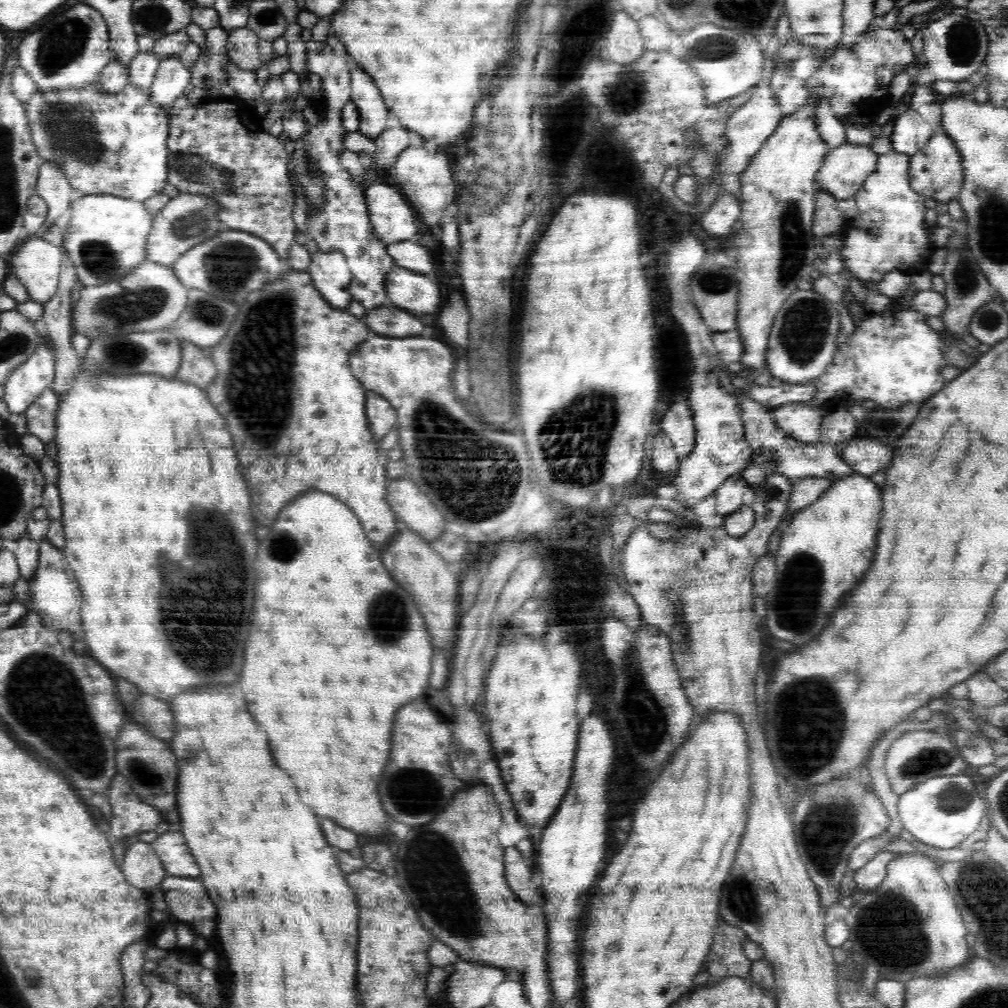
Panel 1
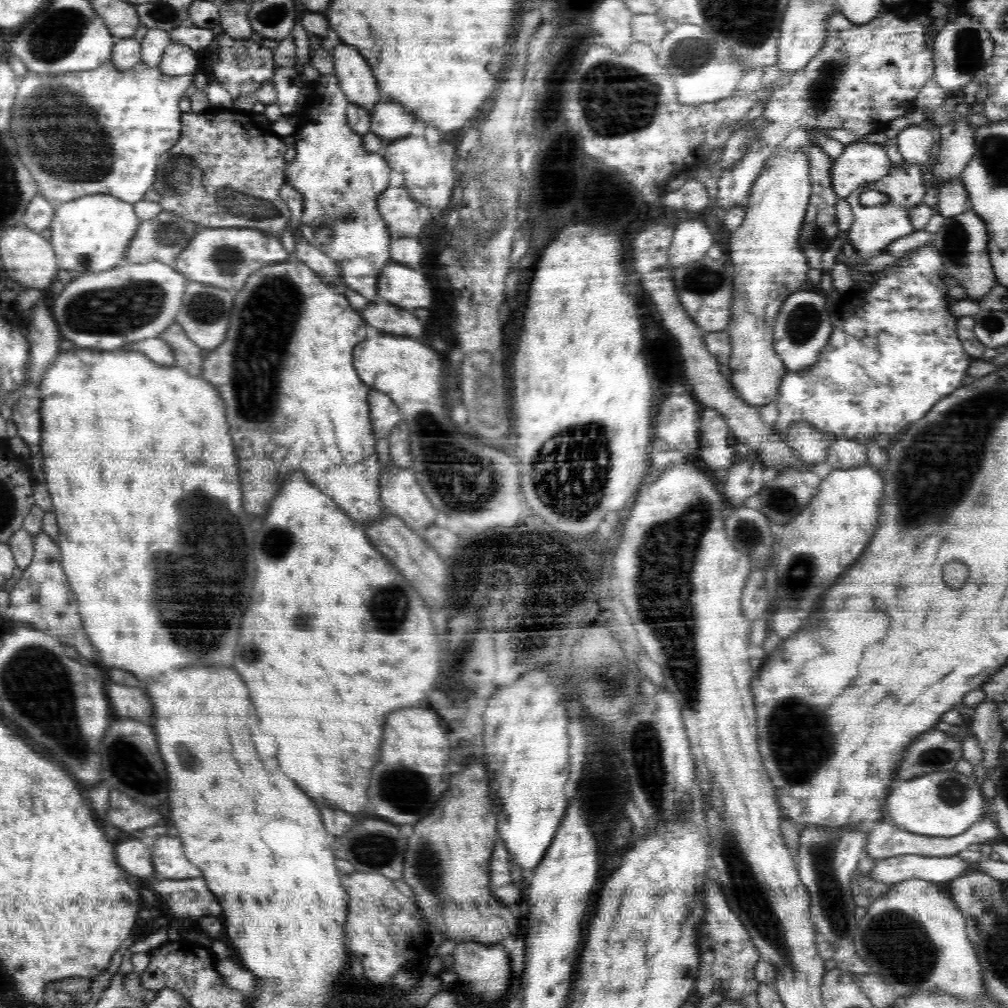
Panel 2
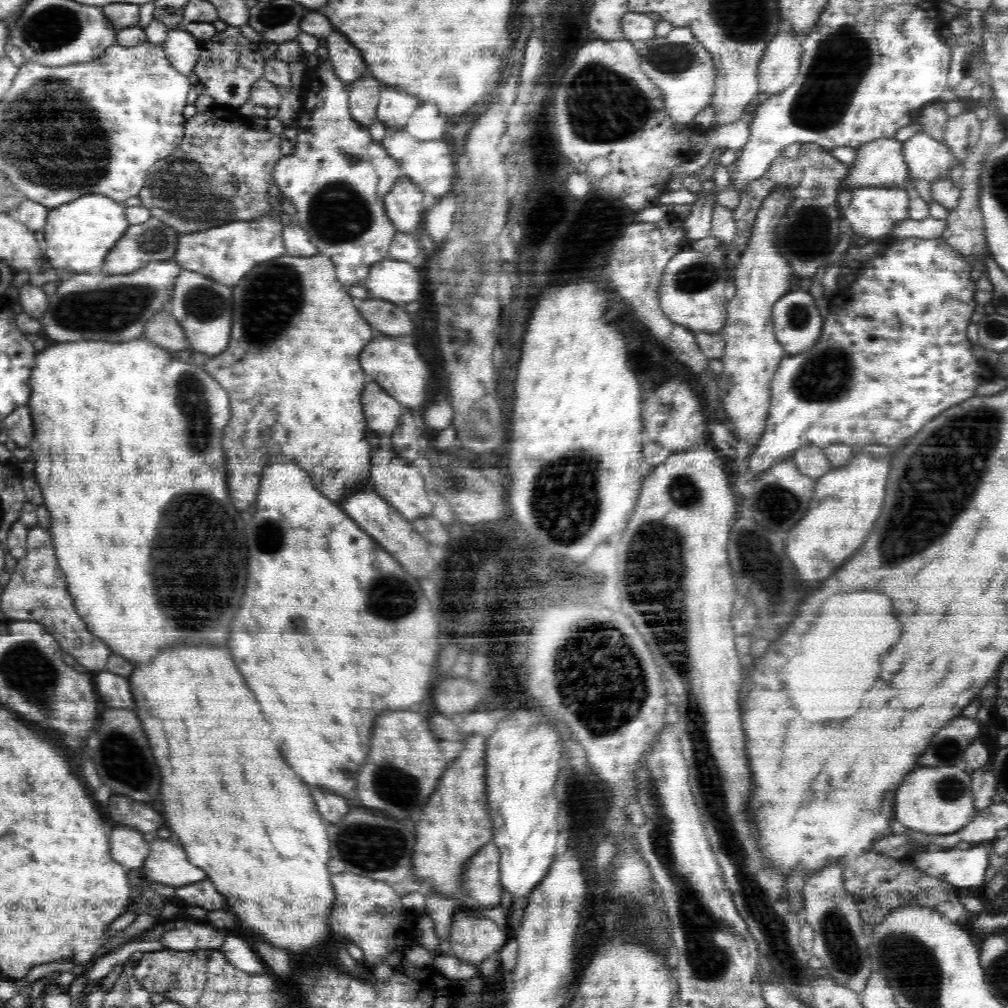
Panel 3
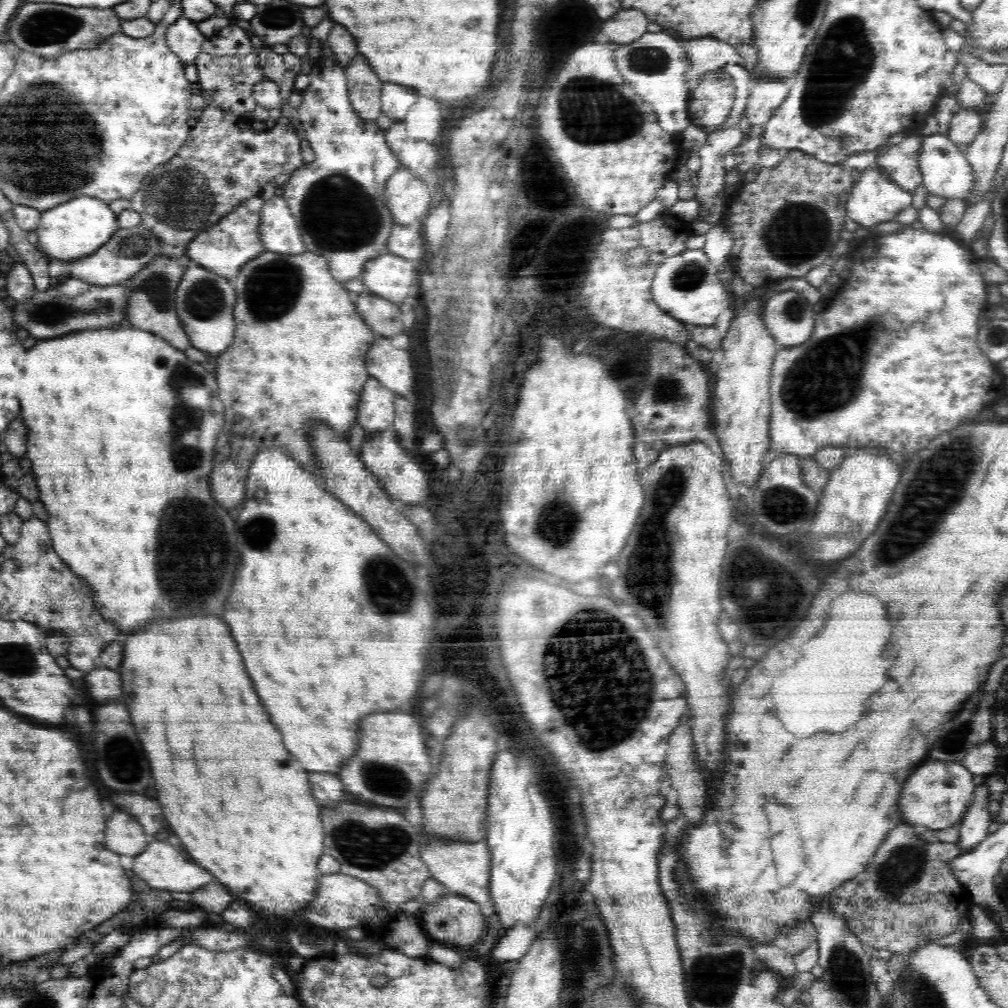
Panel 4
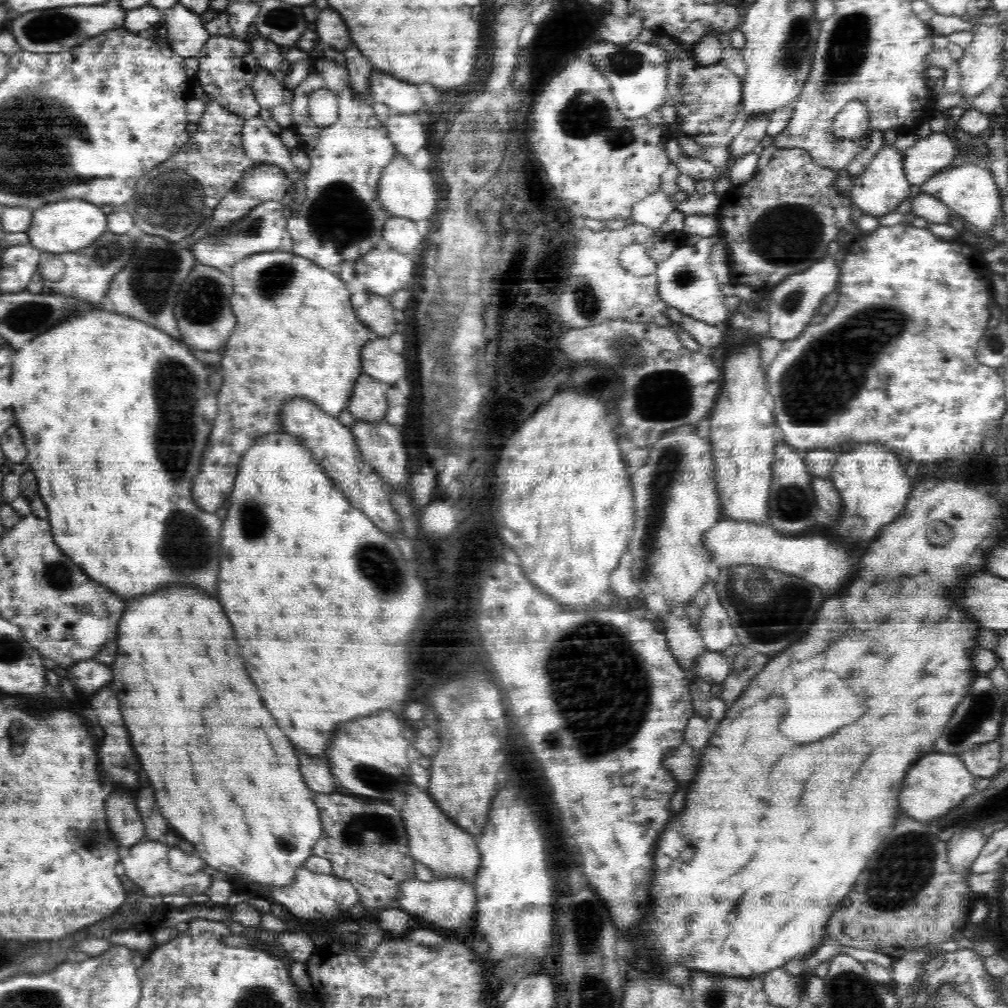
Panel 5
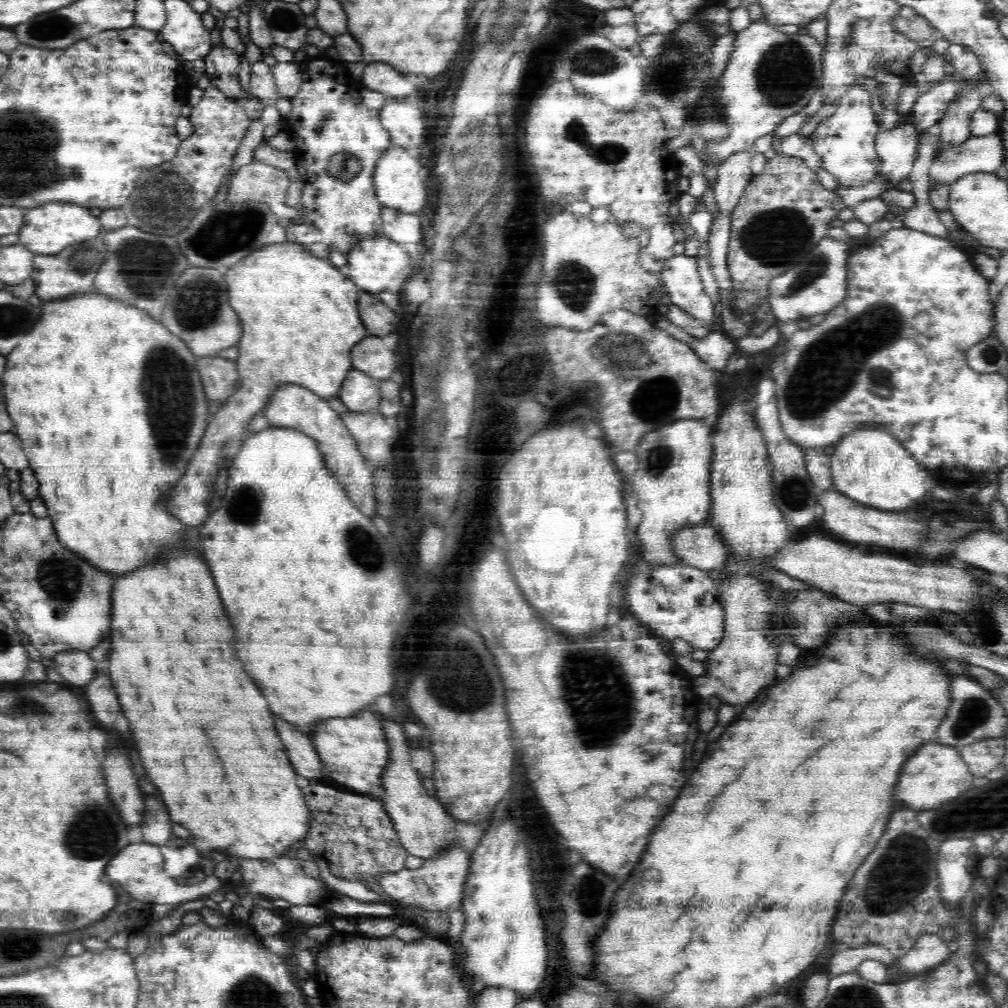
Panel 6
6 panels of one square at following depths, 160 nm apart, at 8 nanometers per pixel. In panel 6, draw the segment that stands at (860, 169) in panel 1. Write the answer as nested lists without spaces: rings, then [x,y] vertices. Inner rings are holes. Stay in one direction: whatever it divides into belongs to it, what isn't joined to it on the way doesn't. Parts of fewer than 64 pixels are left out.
[[[992,133],[988,136],[970,136],[960,146],[948,146],[948,148],[942,148],[942,152],[935,150],[935,156],[929,170],[929,180],[936,184],[951,185],[965,174],[976,174],[976,172],[1002,174],[1004,171],[1004,158],[1004,143],[1002,143],[1002,136],[1000,134]]]

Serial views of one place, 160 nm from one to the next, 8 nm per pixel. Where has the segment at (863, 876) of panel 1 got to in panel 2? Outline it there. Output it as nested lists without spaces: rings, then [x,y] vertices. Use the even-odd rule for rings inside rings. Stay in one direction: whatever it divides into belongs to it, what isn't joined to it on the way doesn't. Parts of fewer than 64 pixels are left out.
[[[903,854],[877,860],[869,873],[883,884],[894,885],[907,879],[922,879],[934,884],[961,878],[975,864],[964,861],[959,855],[938,857]]]

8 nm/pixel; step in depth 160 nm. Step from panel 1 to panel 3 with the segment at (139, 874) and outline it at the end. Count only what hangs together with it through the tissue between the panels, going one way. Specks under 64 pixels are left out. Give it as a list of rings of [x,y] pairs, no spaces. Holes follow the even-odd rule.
[[[116,825],[110,832],[112,858],[128,868],[140,868],[150,854],[147,835],[126,825]]]

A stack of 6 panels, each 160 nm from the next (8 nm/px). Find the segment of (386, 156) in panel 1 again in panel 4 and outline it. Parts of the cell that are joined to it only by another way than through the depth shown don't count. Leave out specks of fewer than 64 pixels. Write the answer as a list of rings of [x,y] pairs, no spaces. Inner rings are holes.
[[[382,83],[381,112],[390,119],[402,121],[411,106],[418,102],[419,94],[396,83]]]

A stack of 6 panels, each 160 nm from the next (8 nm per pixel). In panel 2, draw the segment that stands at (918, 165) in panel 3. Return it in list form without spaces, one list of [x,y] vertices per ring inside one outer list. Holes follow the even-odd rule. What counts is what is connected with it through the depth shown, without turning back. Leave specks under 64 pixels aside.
[[[910,125],[897,135],[898,150],[906,163],[926,165],[932,152],[932,133],[920,125]]]

